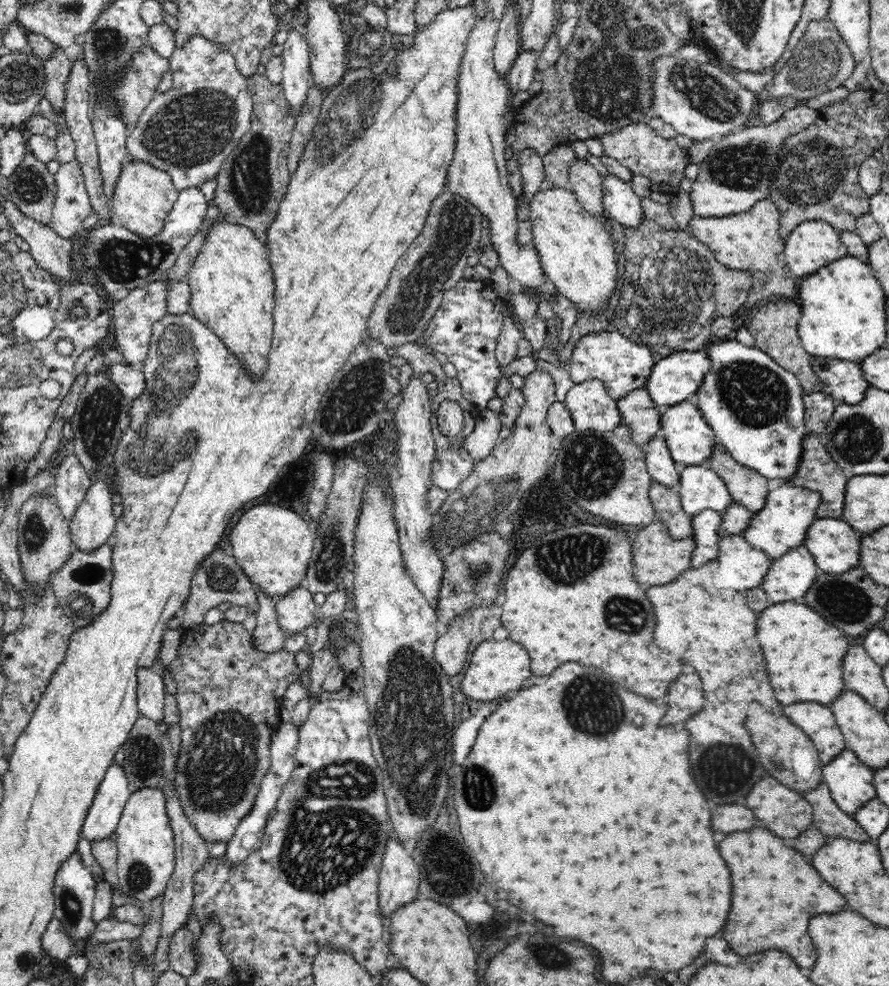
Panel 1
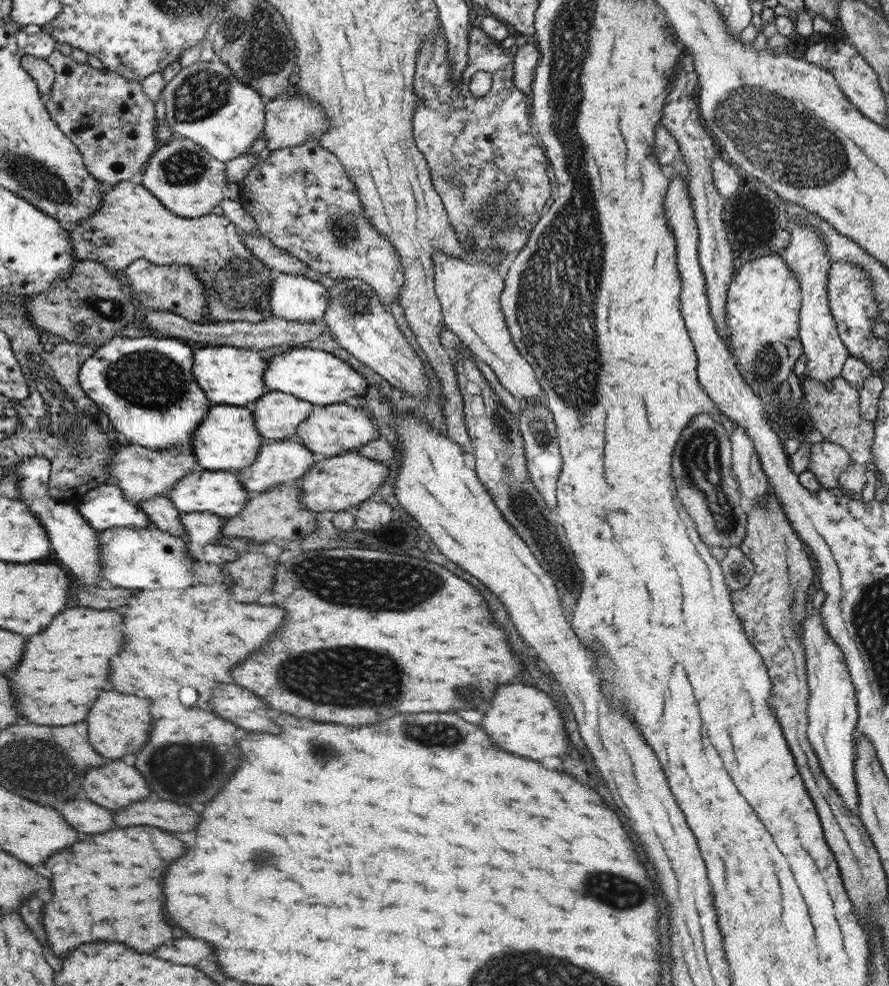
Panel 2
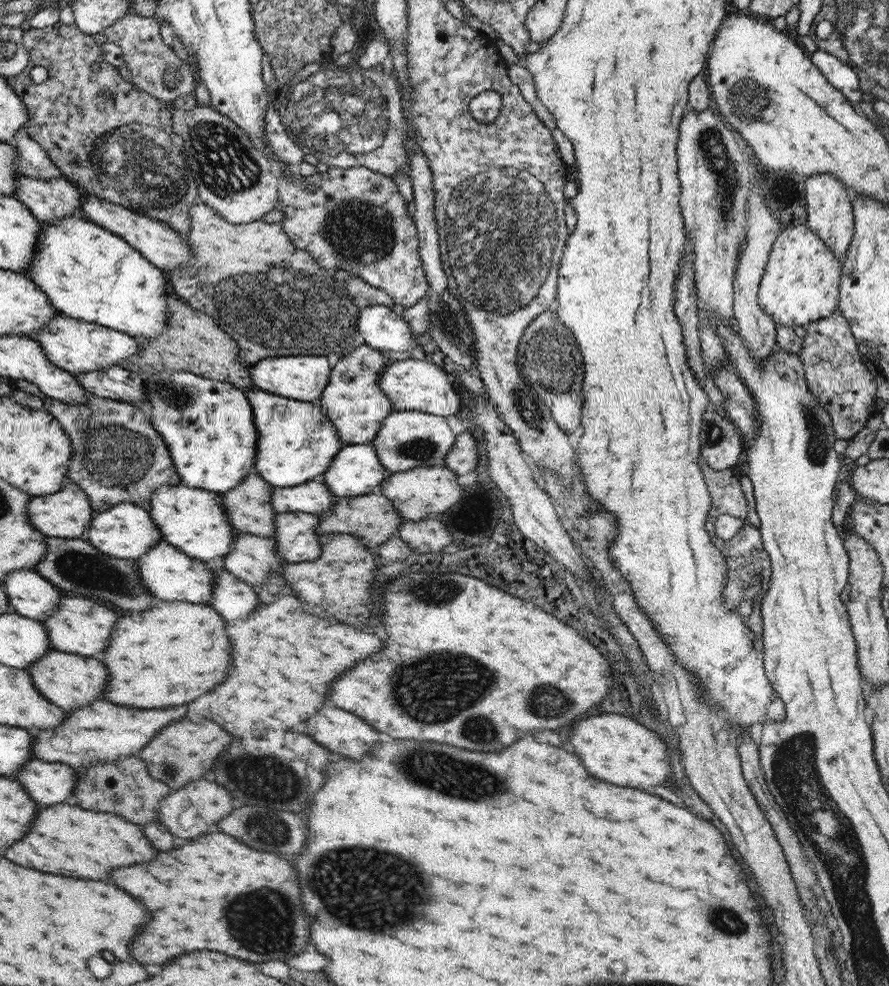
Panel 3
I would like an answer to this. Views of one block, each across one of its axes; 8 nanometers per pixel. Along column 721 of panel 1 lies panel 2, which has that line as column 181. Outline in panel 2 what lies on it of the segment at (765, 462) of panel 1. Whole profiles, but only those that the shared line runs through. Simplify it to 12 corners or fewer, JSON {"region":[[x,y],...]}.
{"region":[[116,337],[79,382],[121,440],[190,445],[211,410],[180,339]]}

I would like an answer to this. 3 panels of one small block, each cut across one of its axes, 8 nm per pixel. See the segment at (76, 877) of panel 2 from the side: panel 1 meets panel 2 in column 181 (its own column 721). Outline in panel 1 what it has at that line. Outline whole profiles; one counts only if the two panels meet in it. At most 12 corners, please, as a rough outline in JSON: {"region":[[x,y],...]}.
{"region":[[764,828],[718,850],[732,872],[724,940],[810,970],[808,920],[844,898]]}

